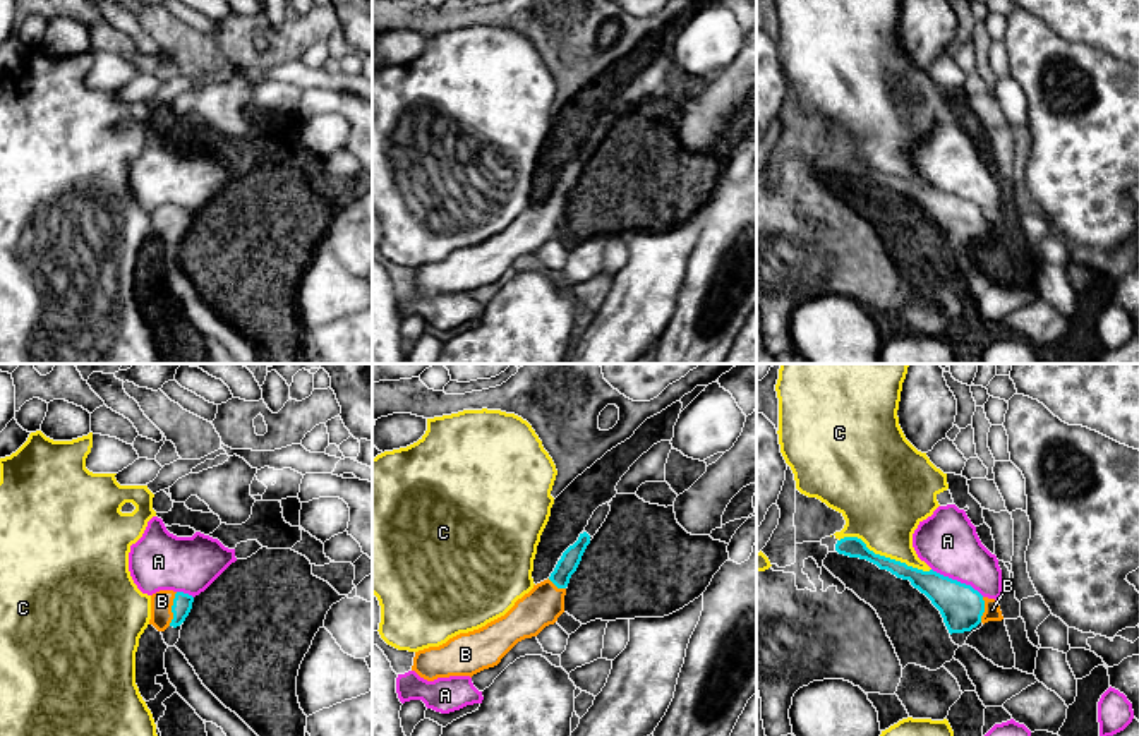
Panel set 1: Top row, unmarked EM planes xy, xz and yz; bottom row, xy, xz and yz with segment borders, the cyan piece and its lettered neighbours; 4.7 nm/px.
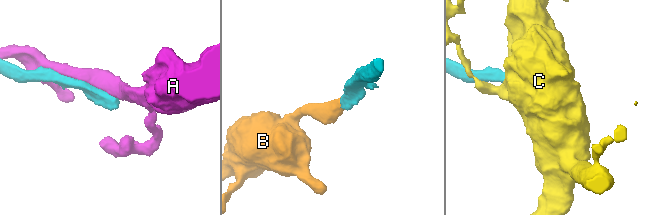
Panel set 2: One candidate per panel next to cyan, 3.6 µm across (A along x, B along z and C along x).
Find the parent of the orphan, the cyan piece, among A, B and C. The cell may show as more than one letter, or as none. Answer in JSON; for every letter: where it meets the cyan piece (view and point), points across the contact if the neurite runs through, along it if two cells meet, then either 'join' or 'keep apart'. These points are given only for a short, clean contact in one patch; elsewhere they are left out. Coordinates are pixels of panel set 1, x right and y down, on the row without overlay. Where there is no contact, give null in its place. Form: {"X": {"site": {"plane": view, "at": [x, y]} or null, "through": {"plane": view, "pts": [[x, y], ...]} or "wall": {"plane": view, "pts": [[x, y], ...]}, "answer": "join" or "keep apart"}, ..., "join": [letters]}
{"A": {"site": {"plane": "yz", "at": [956, 196]}, "answer": "keep apart"}, "B": {"site": {"plane": "xy", "at": [172, 225]}, "through": {"plane": "xy", "pts": [[182, 218], [172, 225], [162, 217]]}, "answer": "join"}, "C": {"site": {"plane": "yz", "at": [884, 172]}, "answer": "keep apart"}, "join": ["B"]}

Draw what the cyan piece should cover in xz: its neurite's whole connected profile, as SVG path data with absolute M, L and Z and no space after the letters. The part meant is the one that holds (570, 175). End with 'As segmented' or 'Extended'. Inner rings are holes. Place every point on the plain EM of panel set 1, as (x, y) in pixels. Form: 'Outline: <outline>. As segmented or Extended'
Outline: M587 148L570 161L551 192L525 209L501 233L460 249L439 262L415 268L412 287L427 297L449 292L473 292L494 283L521 256L537 252L564 228L564 211L571 190L590 160Z. Extended

